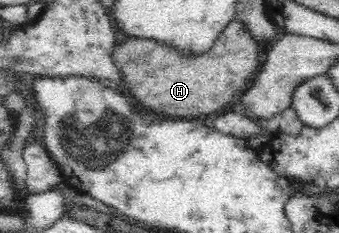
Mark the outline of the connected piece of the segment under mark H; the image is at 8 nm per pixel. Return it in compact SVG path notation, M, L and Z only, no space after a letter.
M234 18L209 53L181 59L180 49L173 51L165 45L159 49L155 41L129 38L113 48L112 60L123 76L119 85L141 108L157 115L196 119L225 107L233 99L252 73L259 69L257 53L258 41L253 40L242 22Z

